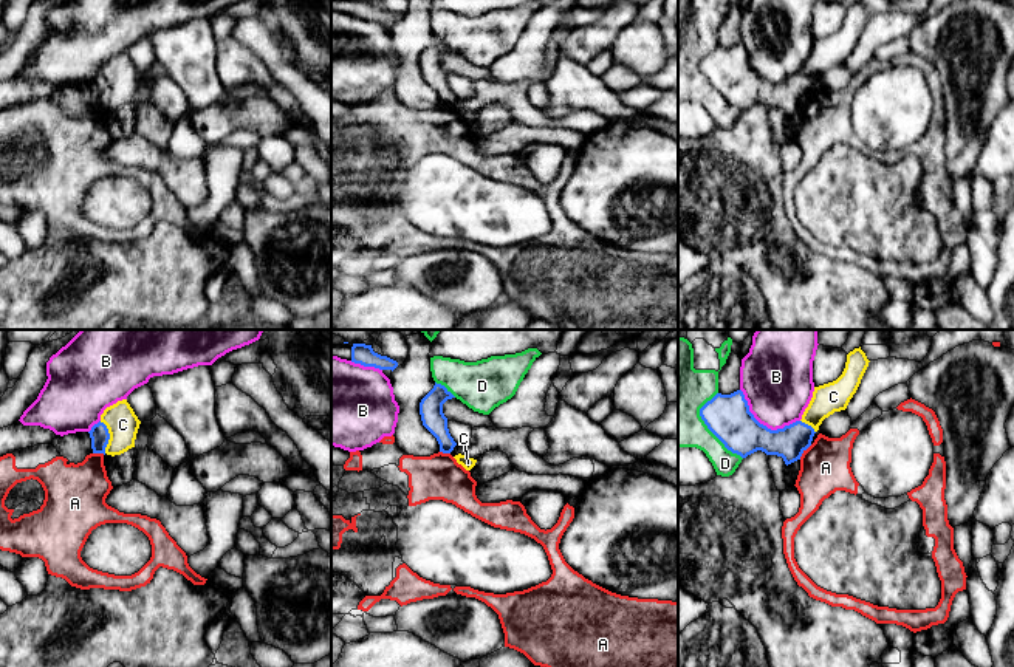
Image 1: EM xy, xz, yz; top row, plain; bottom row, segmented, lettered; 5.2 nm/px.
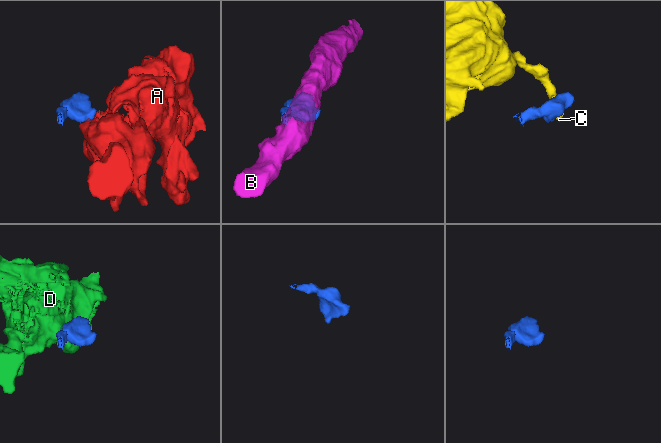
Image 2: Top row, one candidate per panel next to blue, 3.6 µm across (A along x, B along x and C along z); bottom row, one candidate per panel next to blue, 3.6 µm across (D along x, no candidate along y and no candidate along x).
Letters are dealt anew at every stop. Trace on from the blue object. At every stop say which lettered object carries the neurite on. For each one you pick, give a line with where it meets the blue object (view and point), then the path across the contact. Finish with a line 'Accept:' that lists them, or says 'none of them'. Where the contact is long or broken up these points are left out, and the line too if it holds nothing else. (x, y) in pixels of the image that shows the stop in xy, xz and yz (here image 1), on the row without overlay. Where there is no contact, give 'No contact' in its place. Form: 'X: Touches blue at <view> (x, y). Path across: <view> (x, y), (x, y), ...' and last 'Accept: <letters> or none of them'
Accept: none of them

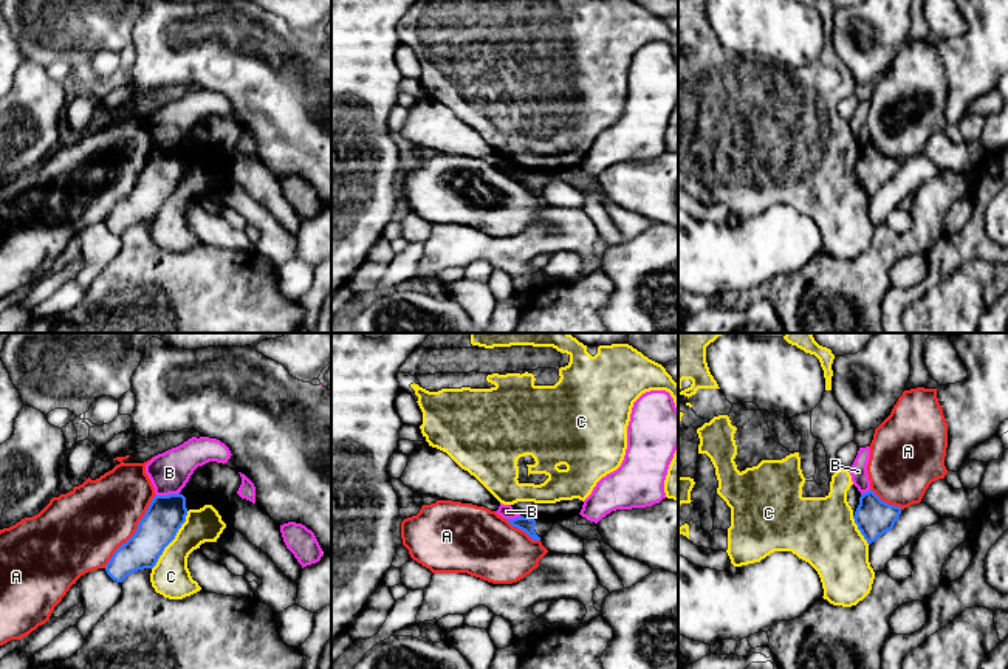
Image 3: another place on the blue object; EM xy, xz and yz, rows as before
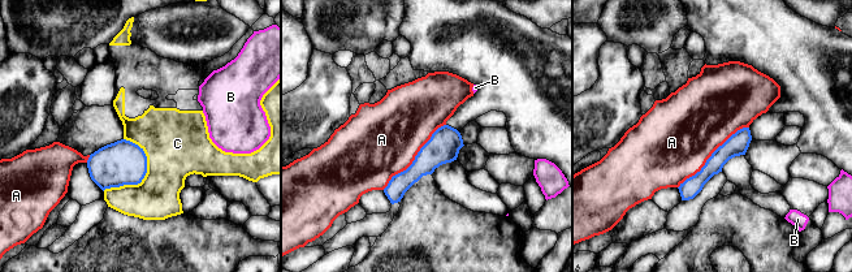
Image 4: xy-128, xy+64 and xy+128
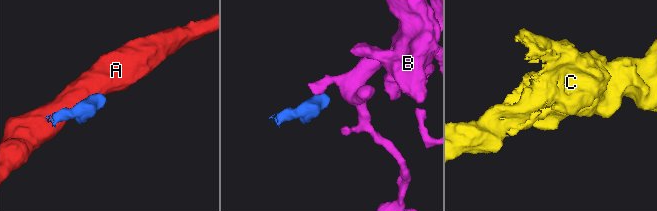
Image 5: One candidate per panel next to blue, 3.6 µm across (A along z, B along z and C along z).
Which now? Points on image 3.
Accept: none of them

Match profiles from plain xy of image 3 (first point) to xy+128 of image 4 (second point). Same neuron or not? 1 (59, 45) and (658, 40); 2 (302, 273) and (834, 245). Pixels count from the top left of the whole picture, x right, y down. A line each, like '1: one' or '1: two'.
1: one
2: one

